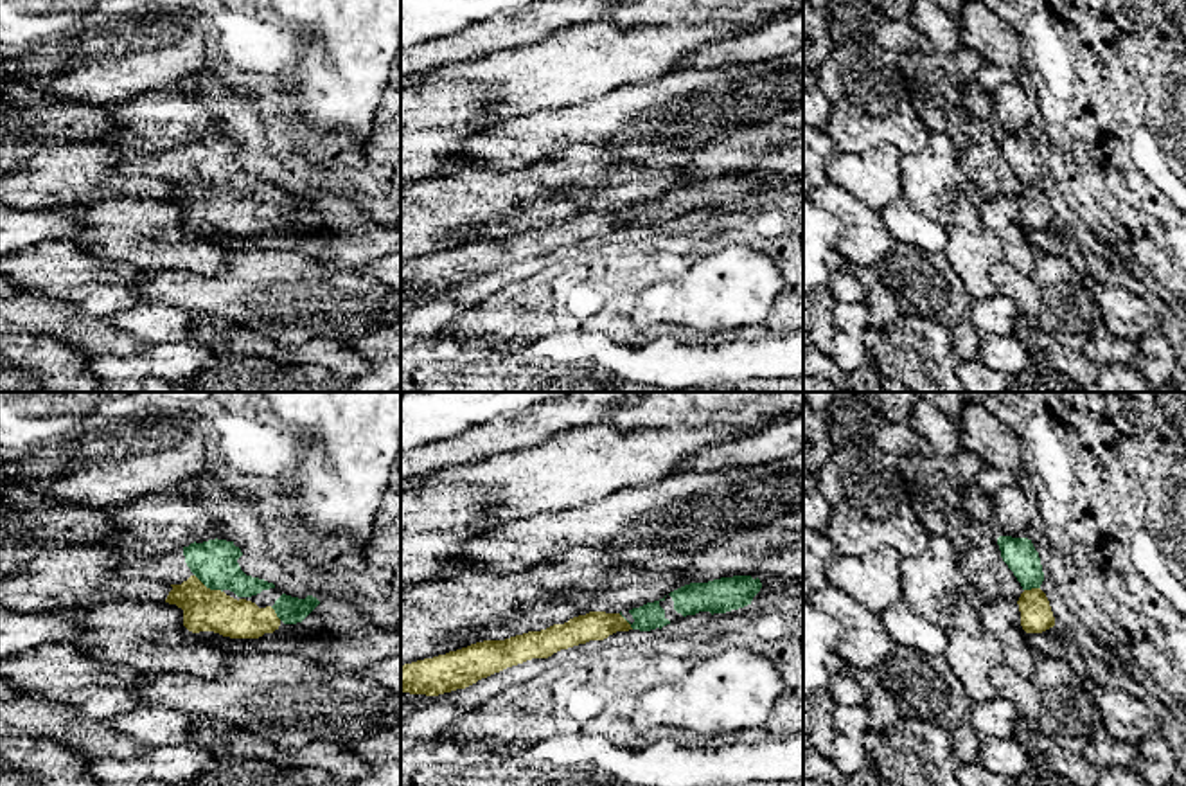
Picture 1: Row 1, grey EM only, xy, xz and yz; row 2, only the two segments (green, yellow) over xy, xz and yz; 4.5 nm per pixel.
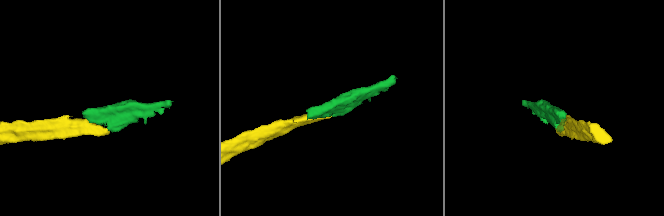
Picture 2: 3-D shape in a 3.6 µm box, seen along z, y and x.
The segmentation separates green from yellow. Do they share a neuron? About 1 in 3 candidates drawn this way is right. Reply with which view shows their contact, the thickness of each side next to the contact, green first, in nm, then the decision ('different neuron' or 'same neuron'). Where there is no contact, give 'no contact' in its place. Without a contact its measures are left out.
xy | 200/190 nm | same neuron

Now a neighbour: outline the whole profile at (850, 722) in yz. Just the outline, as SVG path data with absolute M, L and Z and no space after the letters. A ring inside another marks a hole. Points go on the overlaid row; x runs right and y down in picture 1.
M836 705L832 712L834 750L830 761L845 773L852 775L868 764L864 736L870 730L870 716L864 705Z

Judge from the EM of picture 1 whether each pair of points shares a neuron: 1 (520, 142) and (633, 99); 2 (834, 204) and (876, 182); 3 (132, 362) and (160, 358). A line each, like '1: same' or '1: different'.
1: same
2: different
3: same

